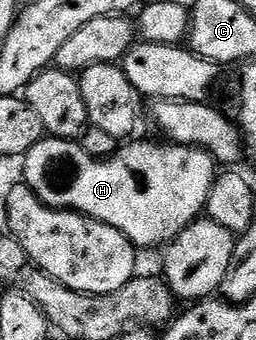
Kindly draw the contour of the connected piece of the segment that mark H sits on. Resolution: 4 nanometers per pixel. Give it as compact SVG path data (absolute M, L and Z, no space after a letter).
M44 137L24 157L24 182L46 207L76 211L112 225L135 248L161 248L205 212L216 164L207 151L198 147L180 147L166 141L134 142L119 146L107 159L93 159L81 142Z

